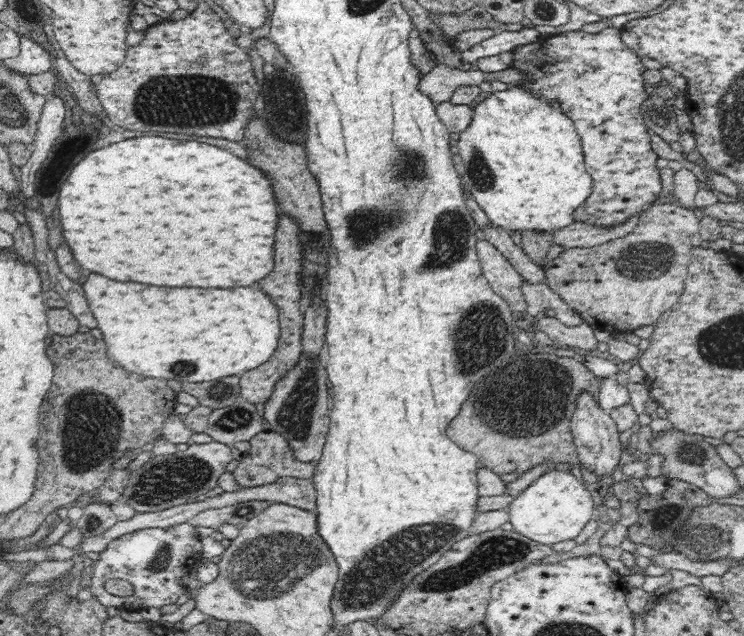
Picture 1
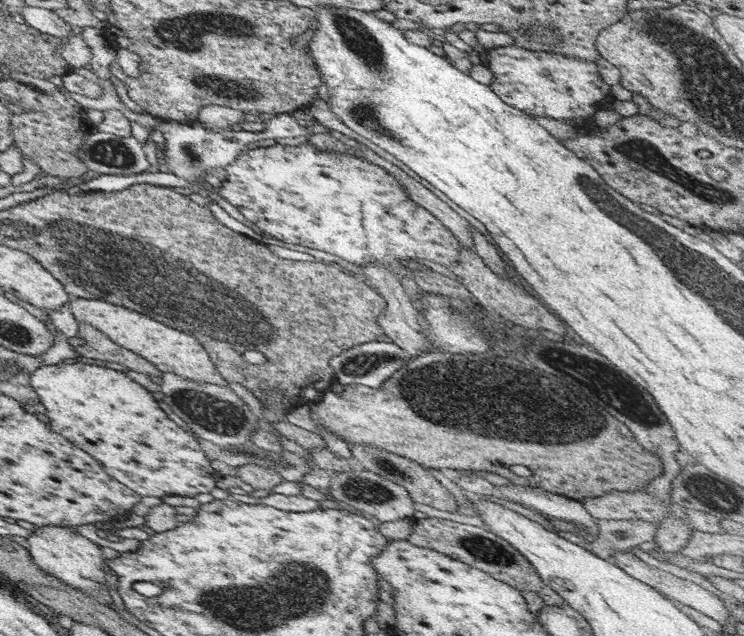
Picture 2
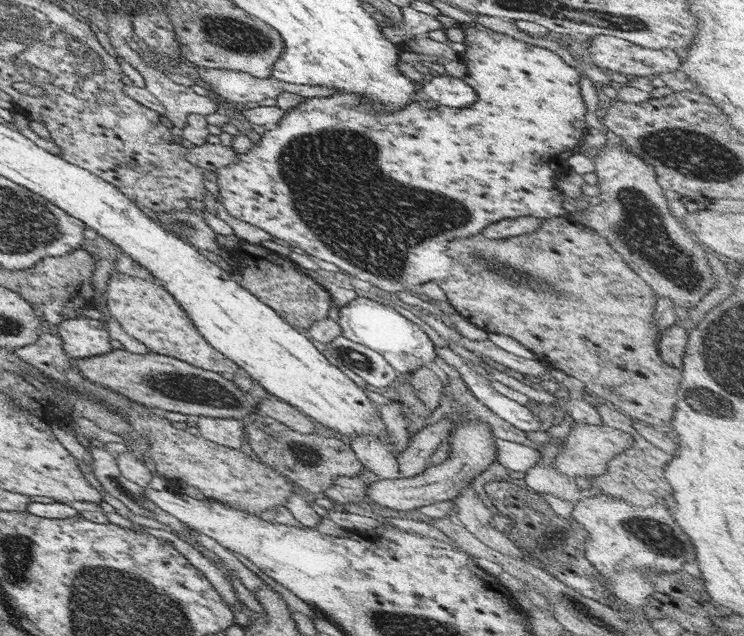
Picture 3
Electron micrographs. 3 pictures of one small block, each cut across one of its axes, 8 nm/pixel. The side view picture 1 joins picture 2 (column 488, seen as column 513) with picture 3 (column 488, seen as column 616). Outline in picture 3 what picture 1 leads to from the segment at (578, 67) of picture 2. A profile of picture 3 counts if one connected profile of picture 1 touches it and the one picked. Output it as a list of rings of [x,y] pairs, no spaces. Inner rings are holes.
[[[464,23],[463,32],[466,38],[463,43],[466,51],[462,56],[469,70],[466,79],[477,96],[477,101],[472,106],[451,108],[440,105],[438,108],[424,108],[417,101],[410,101],[400,112],[372,114],[368,110],[367,100],[356,94],[335,93],[330,97],[308,99],[304,103],[297,104],[292,110],[285,111],[280,122],[276,124],[276,130],[271,130],[276,138],[274,142],[266,144],[264,138],[262,148],[266,150],[262,150],[262,154],[274,154],[274,156],[252,156],[248,151],[245,154],[237,154],[236,162],[215,171],[218,179],[216,184],[219,186],[218,200],[222,207],[226,208],[234,218],[258,226],[273,237],[290,243],[292,247],[301,248],[308,255],[331,262],[343,269],[346,274],[366,280],[391,295],[401,295],[403,292],[421,293],[420,284],[448,276],[450,260],[446,258],[444,249],[454,238],[466,238],[478,234],[485,226],[502,219],[521,216],[533,216],[545,220],[553,217],[569,217],[569,213],[562,207],[562,202],[568,198],[557,188],[555,180],[560,172],[565,173],[568,170],[567,160],[579,150],[588,127],[585,120],[587,108],[580,95],[578,83],[580,76],[584,74],[568,65],[554,51],[514,39],[483,27],[479,23]]]

